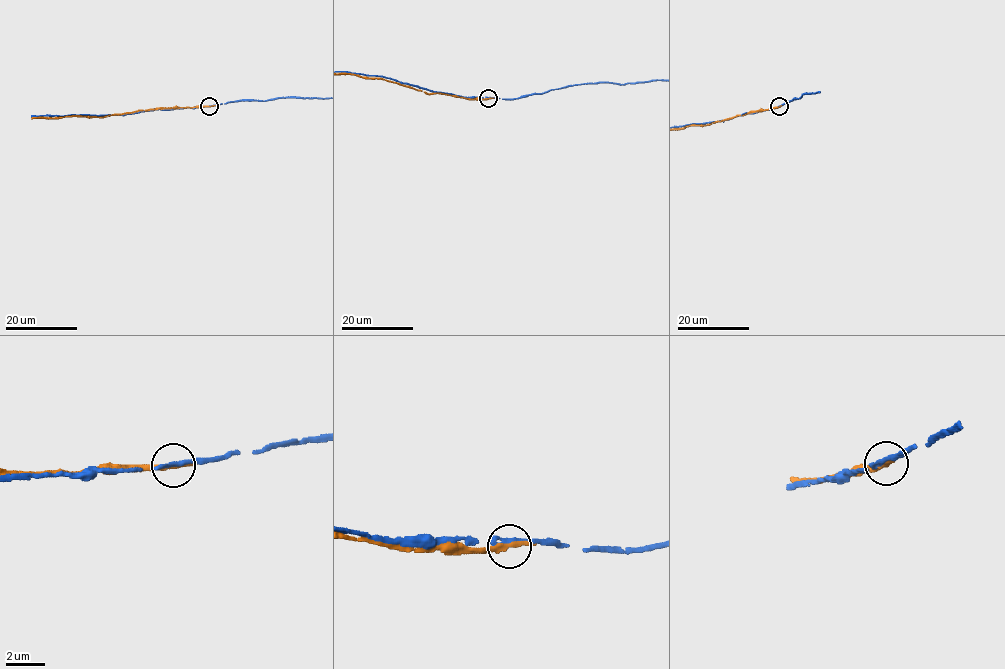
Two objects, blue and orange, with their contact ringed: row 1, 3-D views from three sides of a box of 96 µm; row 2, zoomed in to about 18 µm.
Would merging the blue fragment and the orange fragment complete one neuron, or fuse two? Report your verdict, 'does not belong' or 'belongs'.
does not belong

